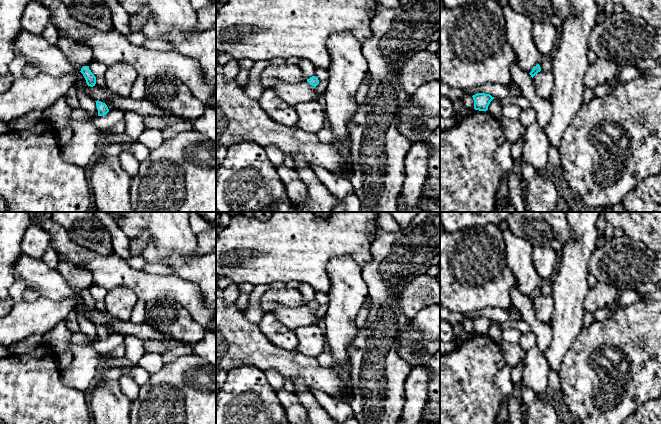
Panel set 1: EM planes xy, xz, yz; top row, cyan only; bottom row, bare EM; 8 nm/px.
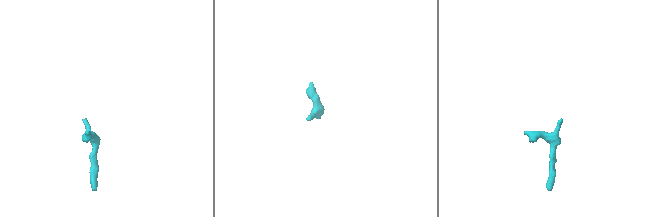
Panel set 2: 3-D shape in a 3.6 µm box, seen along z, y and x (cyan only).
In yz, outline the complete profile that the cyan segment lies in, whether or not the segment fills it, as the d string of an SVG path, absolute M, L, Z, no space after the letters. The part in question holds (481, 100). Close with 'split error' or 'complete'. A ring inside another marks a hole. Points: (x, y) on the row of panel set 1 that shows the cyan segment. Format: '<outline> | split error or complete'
M477 93L472 96L474 100L474 109L479 111L487 111L490 102L494 99L490 94Z | complete

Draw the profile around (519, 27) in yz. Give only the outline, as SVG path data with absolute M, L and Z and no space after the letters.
M509 5L502 8L507 30L507 41L514 50L518 66L530 73L540 64L542 55L532 39L533 21L523 14L515 12Z

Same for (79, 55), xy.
M59 34L58 48L66 55L75 71L81 71L83 66L88 66L93 60L92 48L68 39L64 34Z

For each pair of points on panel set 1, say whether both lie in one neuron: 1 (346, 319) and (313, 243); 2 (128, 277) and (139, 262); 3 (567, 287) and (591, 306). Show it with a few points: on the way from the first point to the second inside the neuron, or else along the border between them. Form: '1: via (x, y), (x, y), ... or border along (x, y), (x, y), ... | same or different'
1: border along (332, 258), (327, 263), (327, 294) | different
2: border along (115, 254), (122, 257), (132, 267), (141, 270) | different
3: border along (590, 288), (583, 303), (585, 310) | different

